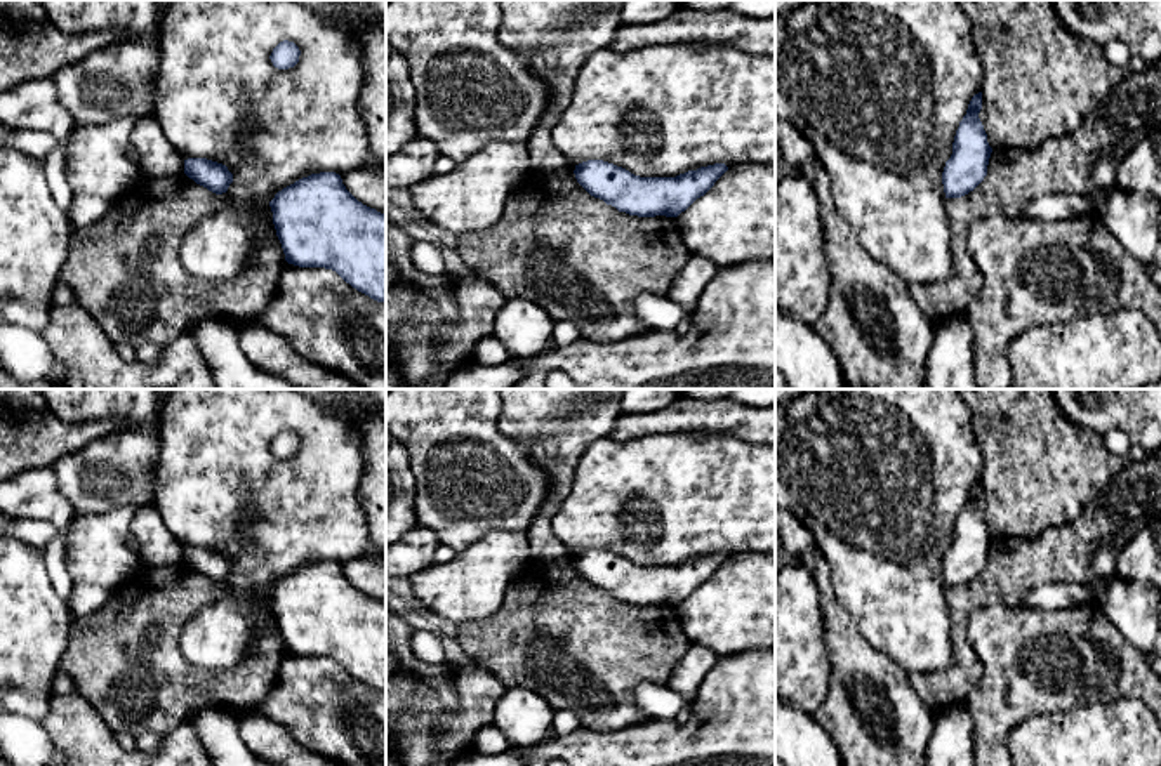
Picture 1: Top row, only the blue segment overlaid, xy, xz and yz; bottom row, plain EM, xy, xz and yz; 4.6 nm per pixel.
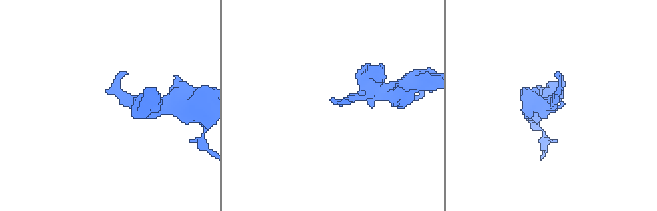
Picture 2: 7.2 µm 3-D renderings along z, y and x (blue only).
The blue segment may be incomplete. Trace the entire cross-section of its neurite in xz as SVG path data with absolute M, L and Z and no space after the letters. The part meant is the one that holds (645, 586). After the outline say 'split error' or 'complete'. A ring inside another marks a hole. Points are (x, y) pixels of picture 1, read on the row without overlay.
M587 549L575 554L574 563L591 585L619 601L638 606L678 606L726 559L725 552L714 552L676 566L640 566L608 551Z; complete

